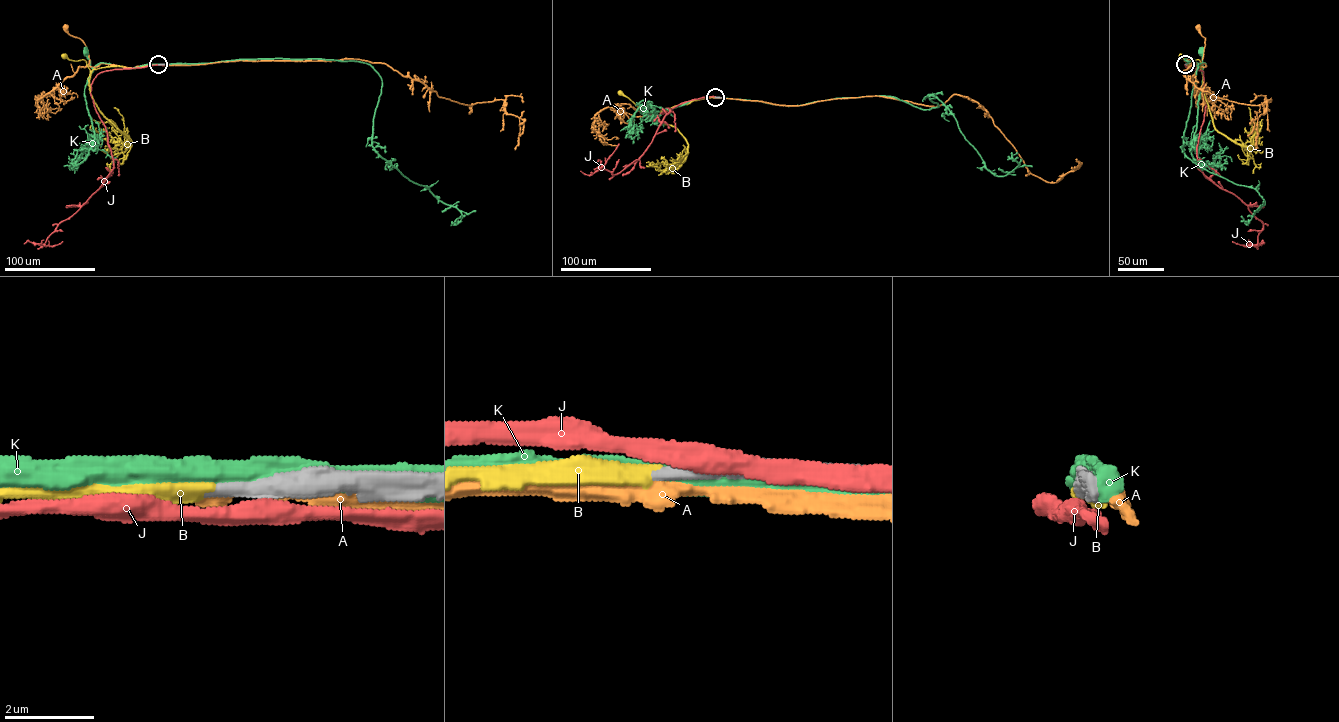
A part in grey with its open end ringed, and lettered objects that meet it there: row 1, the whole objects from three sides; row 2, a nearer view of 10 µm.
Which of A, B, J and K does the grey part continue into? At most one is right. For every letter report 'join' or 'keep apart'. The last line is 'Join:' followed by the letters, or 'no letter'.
A: keep apart
B: join
J: keep apart
K: keep apart
Join: B

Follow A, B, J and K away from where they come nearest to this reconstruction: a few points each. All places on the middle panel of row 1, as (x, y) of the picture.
A: (715, 97), (693, 100), (655, 117), (645, 113), (635, 116), (622, 109)
B: (715, 97), (646, 113), (621, 92)
J: (716, 97), (692, 99), (661, 114), (647, 116), (670, 109), (644, 152), (613, 174), (600, 168), (619, 143)
K: (716, 97), (691, 100), (653, 117), (641, 112)

